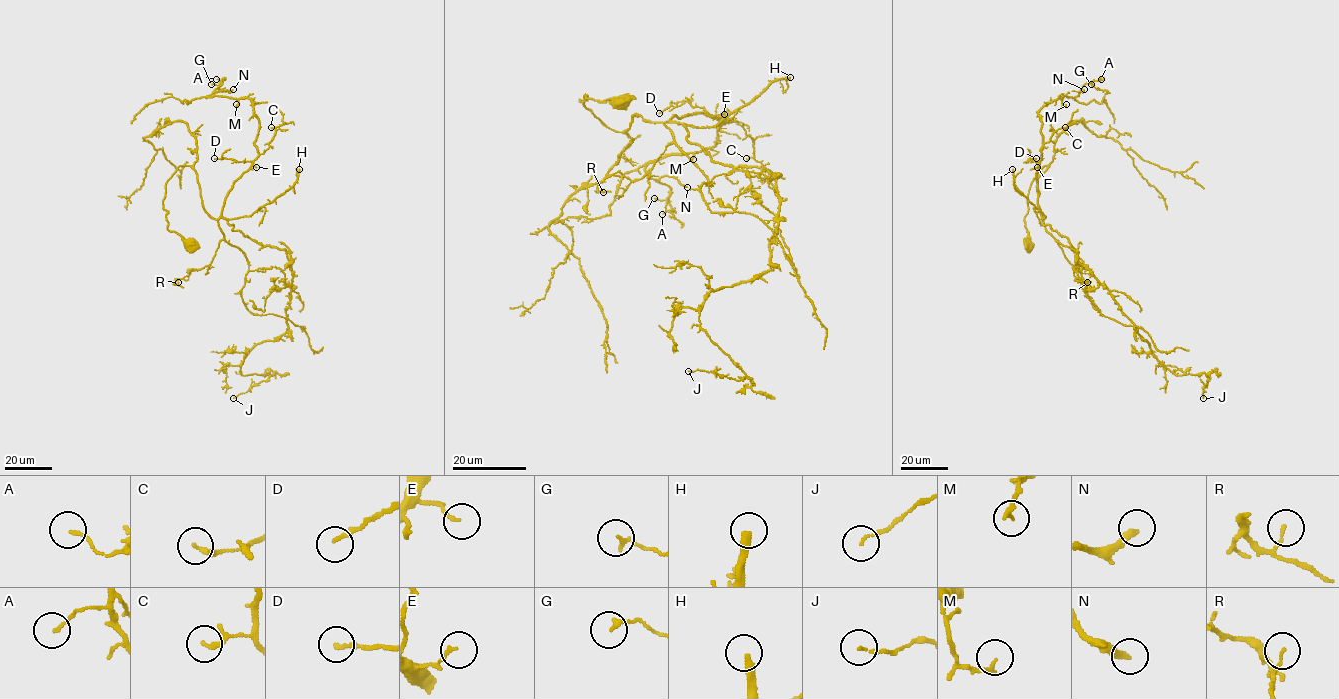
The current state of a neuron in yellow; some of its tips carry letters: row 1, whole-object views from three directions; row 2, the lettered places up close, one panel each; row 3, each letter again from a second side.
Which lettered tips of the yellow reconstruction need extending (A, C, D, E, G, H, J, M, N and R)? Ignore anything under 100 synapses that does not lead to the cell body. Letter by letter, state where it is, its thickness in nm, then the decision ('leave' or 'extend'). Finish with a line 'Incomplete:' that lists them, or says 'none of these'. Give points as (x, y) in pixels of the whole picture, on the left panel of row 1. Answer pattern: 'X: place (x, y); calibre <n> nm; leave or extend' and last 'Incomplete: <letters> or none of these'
A: place (216, 79); calibre 110 nm; leave
C: place (271, 127); calibre 190 nm; leave
D: place (214, 158); calibre 180 nm; leave
E: place (256, 167); calibre 120 nm; leave
G: place (211, 84); calibre 150 nm; leave
H: place (299, 169); calibre 320 nm; extend
J: place (233, 398); calibre 110 nm; leave
M: place (236, 104); calibre 170 nm; leave
N: place (233, 89); calibre 320 nm; leave
R: place (178, 282); calibre 110 nm; leave
Incomplete: H

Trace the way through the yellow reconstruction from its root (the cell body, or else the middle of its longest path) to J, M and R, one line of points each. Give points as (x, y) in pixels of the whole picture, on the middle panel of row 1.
J: (620, 100), (580, 101), (618, 132), (681, 124), (775, 181), (773, 269), (699, 316), (745, 375), (688, 371)
M: (620, 100), (580, 101), (618, 132), (634, 114), (728, 121), (720, 117), (716, 144), (693, 159)
R: (620, 100), (580, 101), (615, 131), (637, 114), (673, 140), (640, 179), (607, 176), (603, 192)

